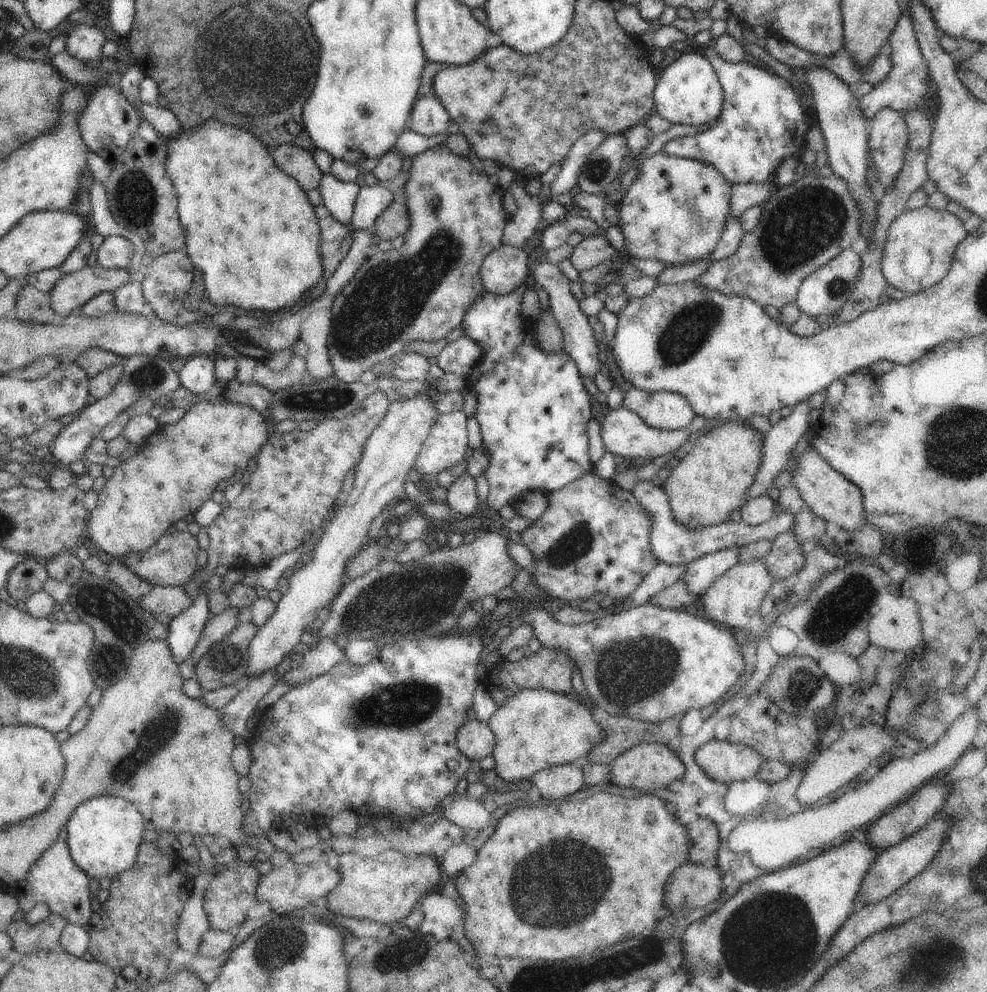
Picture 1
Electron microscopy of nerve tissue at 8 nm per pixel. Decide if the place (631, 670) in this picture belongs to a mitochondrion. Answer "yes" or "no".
yes

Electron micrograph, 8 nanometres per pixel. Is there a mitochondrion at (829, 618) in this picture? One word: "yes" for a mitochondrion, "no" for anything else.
yes

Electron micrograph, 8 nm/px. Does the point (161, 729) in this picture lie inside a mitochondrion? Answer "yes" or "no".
yes

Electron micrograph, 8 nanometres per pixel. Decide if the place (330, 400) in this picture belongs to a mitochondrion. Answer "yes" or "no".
yes

